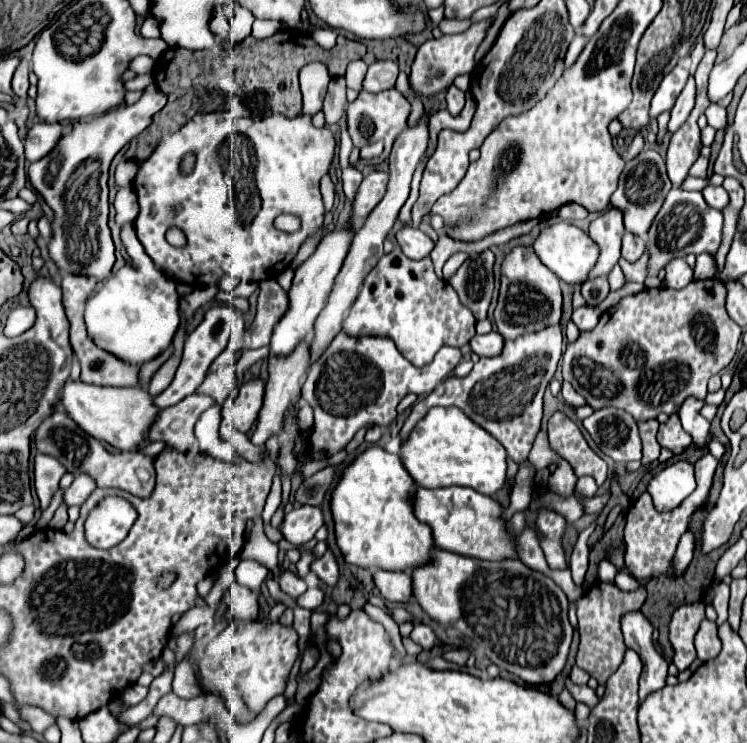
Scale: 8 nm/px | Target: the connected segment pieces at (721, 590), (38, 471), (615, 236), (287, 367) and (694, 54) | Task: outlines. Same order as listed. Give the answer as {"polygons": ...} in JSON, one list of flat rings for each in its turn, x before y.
{"polygons":[[[720,582,718,585,714,599,712,601,712,606,717,613,716,624,717,626,722,625,728,619,728,602,730,597,729,585,725,585,724,582]],[[37,454,33,474,35,474,35,492,41,500,41,510,45,510,59,488,59,478,65,474,65,468,53,456]],[[609,208,605,214,599,214,597,220,589,226,589,238,599,246,599,260,589,272,589,280,609,274,621,256,621,238,623,238,623,214,617,208]],[[307,336,307,340,303,340,303,344,299,344,299,348,295,348,295,356,291,356,291,360,283,360,283,364,279,364,279,368,271,368,271,364,269,364,269,382,265,386,265,400,263,400,263,408,257,418,257,430,251,436,253,444,257,444,257,446,265,444,271,434,279,434,279,428,283,428,283,416,285,416,287,408,297,404,299,394,301,394,301,380,305,378,305,372,309,366,309,342,311,342,311,336]],[[701,41,697,42,696,45,693,47,690,55,692,60,692,64,689,69,690,75,693,76,695,74,697,66,701,61,702,57,704,56,704,53,705,47,703,46,703,43]]]}

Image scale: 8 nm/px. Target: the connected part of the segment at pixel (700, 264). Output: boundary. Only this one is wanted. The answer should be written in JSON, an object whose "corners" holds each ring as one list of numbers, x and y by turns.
{"corners":[[703,252,697,256,697,264,695,264,695,280,707,280,707,278,715,278,717,274,717,262,715,256,709,252]]}

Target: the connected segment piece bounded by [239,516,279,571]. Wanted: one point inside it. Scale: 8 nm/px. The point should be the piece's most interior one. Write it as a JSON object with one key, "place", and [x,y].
{"place":[258,547]}

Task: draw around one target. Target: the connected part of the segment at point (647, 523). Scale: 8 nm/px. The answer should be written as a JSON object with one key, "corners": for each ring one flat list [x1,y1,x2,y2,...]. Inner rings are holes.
{"corners":[[709,452,695,462,697,488,675,510,657,512,655,506,653,506,653,500,651,500,651,496,647,492,641,494,629,506,629,512,625,516,625,520,627,520,625,522,625,544,627,544,627,550,625,550,625,566,629,568,631,576,635,576,635,578,651,578,651,576,659,576,659,574,671,574,673,576,673,572,669,568,669,562,671,562,671,558,675,554,675,548,679,544,681,534,689,526,689,516,707,500,707,494,709,494,709,488,711,488,711,482,713,482,715,468,717,468,717,458,713,458]]}

